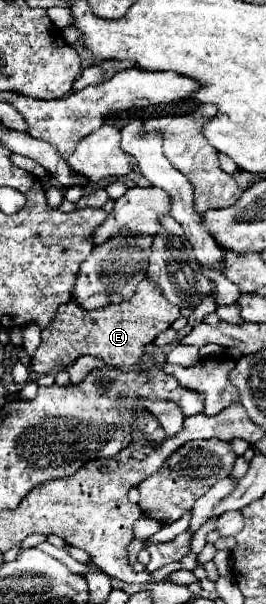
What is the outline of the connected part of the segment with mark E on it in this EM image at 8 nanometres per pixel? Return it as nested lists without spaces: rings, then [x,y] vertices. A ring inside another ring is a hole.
[[[145,277],[131,299],[121,303],[111,303],[107,307],[87,311],[77,301],[69,301],[61,305],[49,323],[41,331],[41,343],[33,355],[33,371],[39,375],[49,373],[53,367],[67,367],[79,355],[93,355],[101,357],[111,367],[131,367],[141,361],[145,355],[145,345],[151,343],[159,333],[167,331],[171,323],[179,317],[179,307],[169,303],[163,295],[161,287]]]

